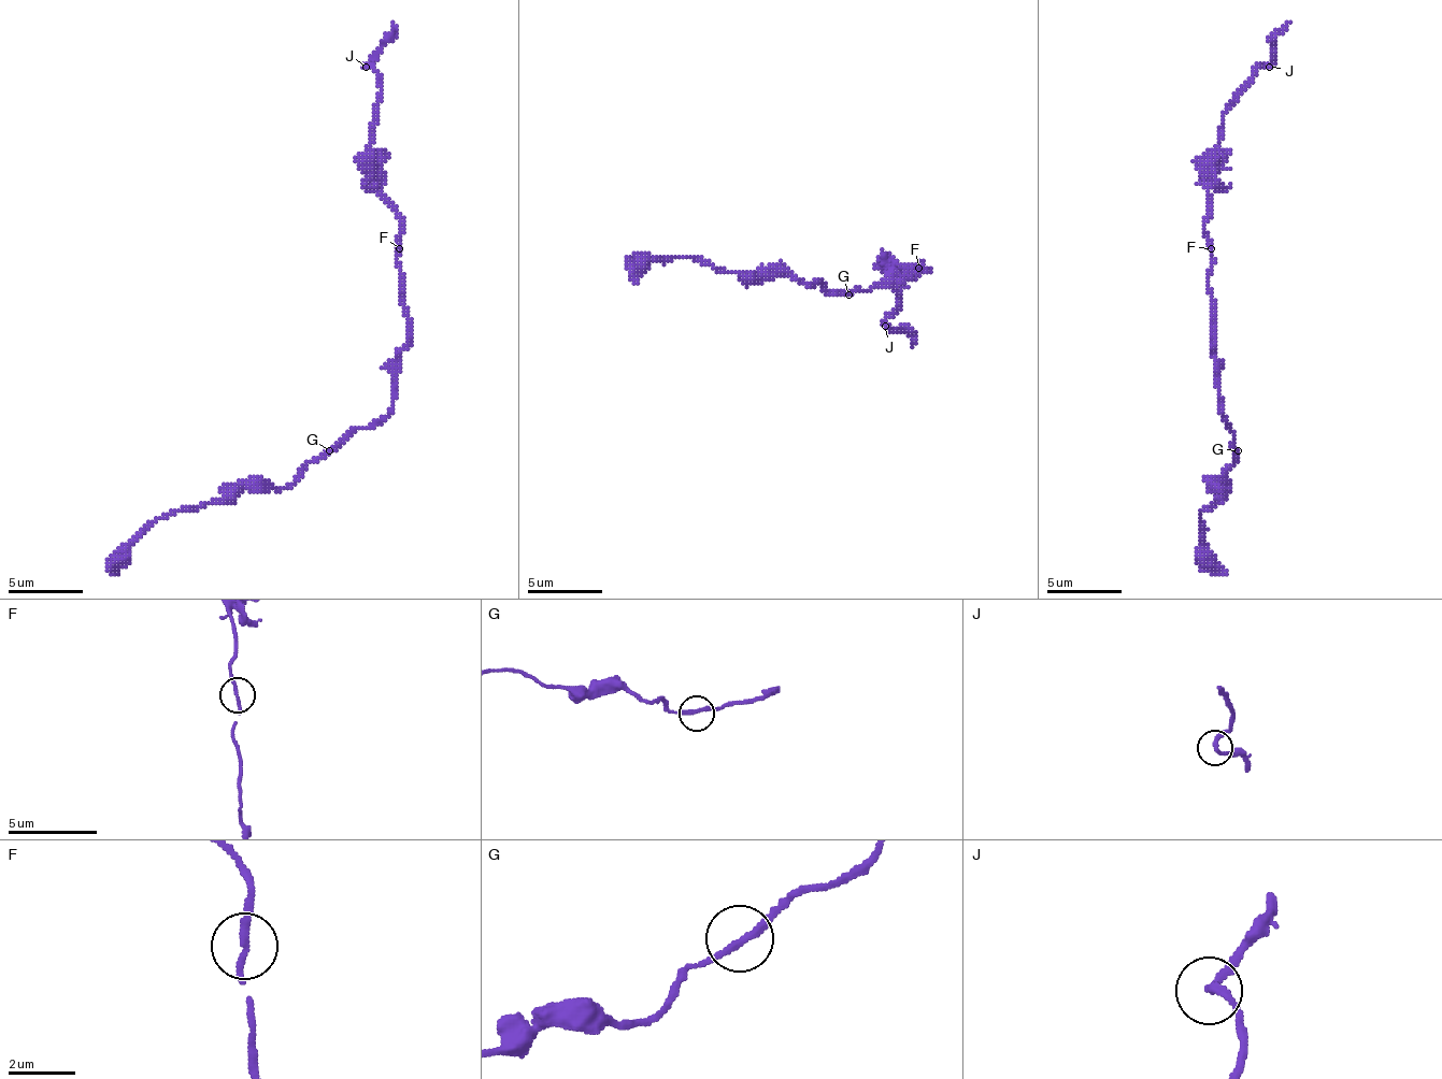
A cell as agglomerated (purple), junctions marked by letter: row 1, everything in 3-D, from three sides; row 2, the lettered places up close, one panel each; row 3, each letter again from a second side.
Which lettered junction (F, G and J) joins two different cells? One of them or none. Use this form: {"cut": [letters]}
{"cut": []}

